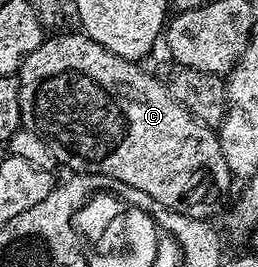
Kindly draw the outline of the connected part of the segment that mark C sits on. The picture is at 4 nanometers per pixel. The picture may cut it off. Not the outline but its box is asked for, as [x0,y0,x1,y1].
[16,33,232,217]

